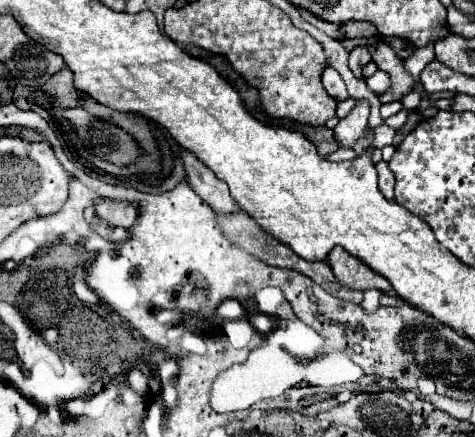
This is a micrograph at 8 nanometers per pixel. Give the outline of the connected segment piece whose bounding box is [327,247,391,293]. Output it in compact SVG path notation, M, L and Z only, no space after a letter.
M335 247L327 255L327 261L329 261L337 281L341 281L341 285L347 285L351 289L361 289L361 291L365 291L365 289L377 289L383 293L391 291L391 283L383 275L375 273L363 261L349 255L343 247Z

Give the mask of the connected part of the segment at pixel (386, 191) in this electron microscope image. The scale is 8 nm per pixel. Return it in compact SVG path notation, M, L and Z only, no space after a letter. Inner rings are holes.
M379 161L375 165L375 169L379 173L379 191L391 201L393 199L393 187L395 187L395 175L391 173L391 169L385 161Z

